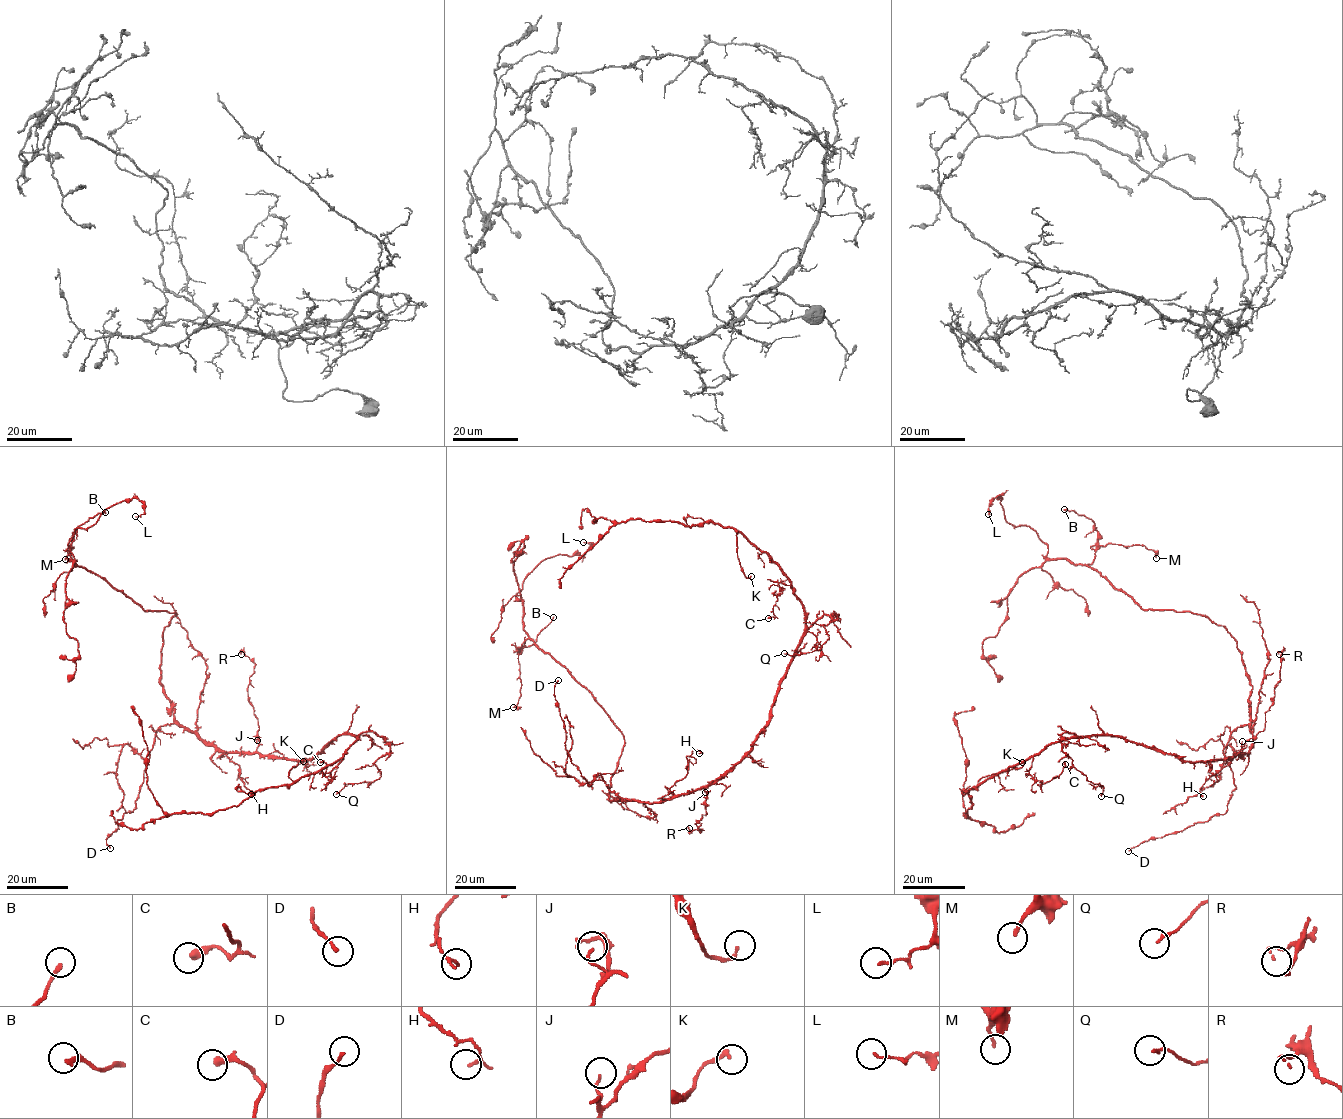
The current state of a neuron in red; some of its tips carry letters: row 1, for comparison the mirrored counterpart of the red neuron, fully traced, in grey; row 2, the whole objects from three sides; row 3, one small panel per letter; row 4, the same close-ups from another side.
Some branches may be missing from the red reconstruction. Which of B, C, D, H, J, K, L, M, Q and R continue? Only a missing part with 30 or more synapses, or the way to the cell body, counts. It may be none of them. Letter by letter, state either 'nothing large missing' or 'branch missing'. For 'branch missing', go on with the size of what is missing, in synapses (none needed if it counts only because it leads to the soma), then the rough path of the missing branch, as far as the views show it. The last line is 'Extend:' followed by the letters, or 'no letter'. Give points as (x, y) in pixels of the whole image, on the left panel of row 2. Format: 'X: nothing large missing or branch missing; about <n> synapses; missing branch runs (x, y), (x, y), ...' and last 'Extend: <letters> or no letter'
B: nothing large missing
C: nothing large missing
D: nothing large missing
H: nothing large missing
J: nothing large missing
K: nothing large missing
L: nothing large missing
M: nothing large missing
Q: nothing large missing
R: nothing large missing
Extend: no letter

